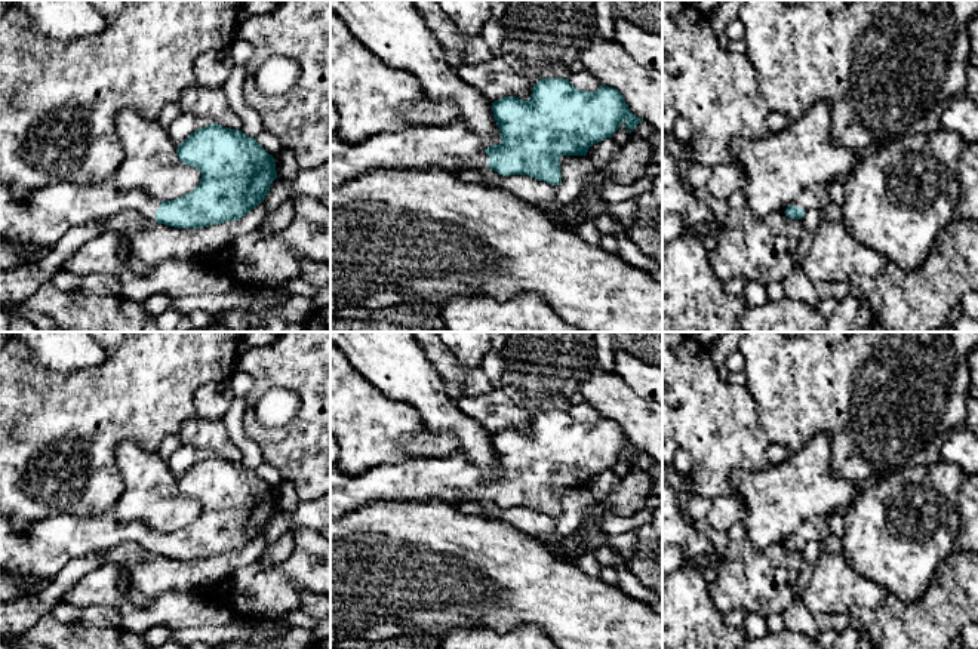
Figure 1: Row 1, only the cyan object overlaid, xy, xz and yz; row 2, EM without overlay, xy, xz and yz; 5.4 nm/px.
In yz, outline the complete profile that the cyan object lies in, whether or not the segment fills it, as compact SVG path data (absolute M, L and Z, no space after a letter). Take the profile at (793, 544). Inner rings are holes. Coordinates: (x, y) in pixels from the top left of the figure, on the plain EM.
M814 519L806 522L782 542L791 551L802 551L808 542L821 542L828 535L831 535L831 529L825 519Z

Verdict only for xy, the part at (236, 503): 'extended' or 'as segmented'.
extended

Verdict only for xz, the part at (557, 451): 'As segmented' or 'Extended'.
Extended

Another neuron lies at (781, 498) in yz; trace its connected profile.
M818 434L781 464L769 464L759 471L732 471L732 493L741 499L745 508L741 520L757 550L775 541L782 542L806 522L825 519L833 513L843 513L859 495L855 483L833 473L831 443L833 437L830 434Z

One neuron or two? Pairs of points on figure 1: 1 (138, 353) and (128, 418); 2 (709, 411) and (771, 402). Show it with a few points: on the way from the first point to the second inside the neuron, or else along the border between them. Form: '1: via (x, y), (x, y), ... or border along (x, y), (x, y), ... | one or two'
1: via (138, 369), (138, 390), (128, 402) | one
2: border along (743, 385), (754, 403), (756, 423), (768, 436) | two

